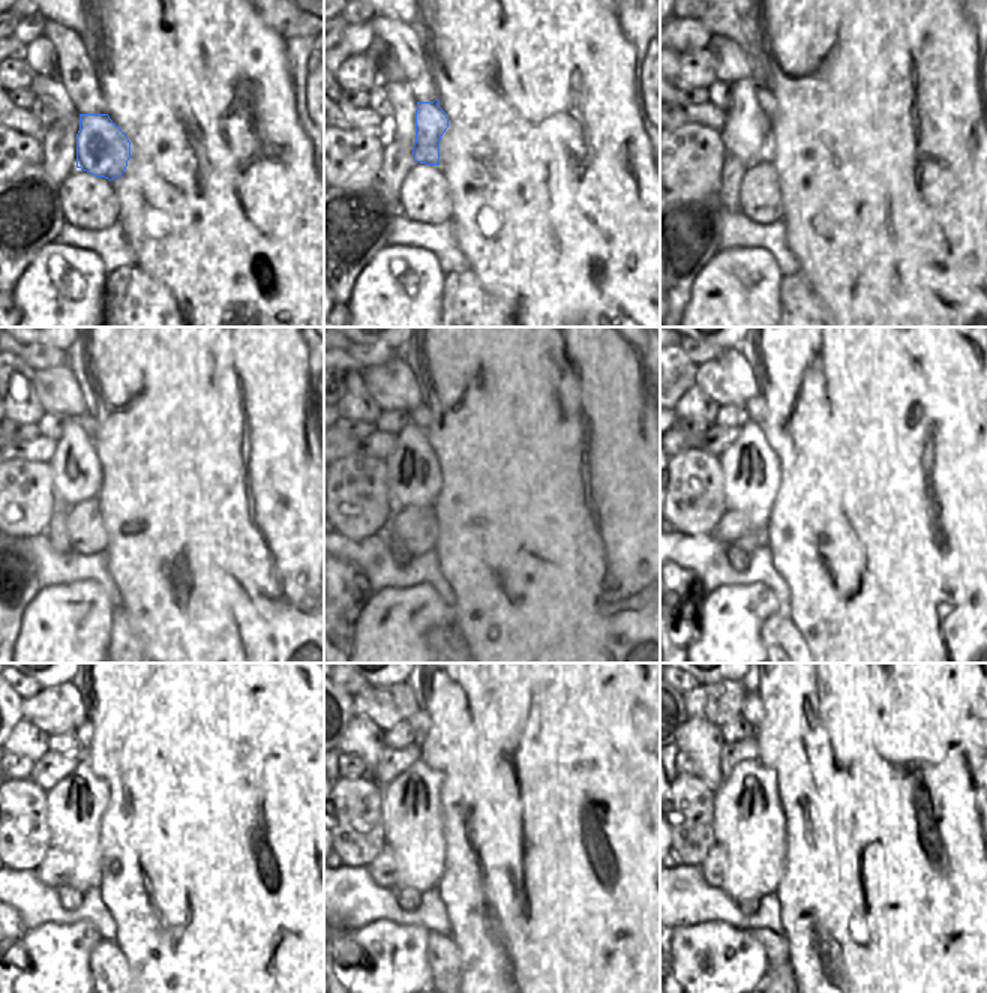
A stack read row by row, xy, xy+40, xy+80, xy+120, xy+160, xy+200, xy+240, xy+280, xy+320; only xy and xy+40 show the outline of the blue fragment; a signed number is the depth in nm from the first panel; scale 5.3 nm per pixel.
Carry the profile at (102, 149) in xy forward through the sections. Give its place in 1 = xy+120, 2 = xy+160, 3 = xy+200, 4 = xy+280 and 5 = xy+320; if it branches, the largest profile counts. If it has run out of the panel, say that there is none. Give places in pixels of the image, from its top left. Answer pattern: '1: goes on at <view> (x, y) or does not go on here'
1: goes on at xy+120 (87, 420)
2: goes on at xy+160 (420, 416)
3: goes on at xy+200 (756, 407)
4: goes on at xy+280 (420, 722)
5: goes on at xy+320 (752, 708)

